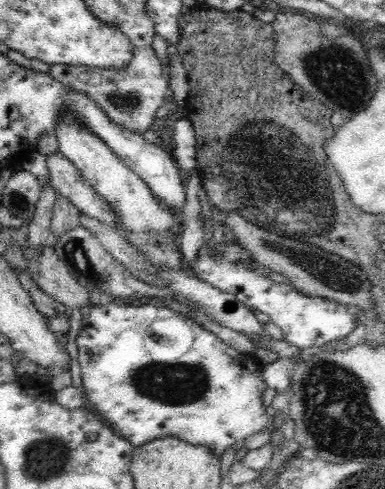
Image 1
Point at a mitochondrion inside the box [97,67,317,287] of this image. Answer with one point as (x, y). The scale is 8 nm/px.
(123, 100)

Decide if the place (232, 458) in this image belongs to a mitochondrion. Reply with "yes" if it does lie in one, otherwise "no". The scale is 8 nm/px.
no

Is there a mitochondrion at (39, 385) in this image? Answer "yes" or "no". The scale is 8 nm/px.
no

